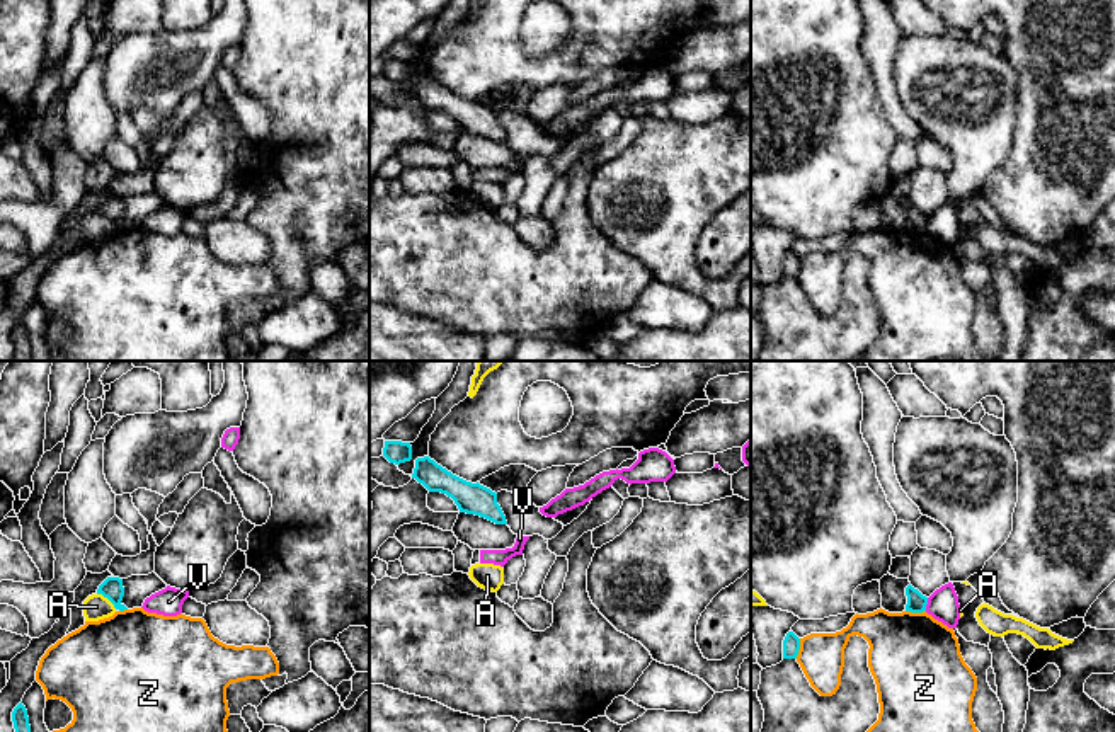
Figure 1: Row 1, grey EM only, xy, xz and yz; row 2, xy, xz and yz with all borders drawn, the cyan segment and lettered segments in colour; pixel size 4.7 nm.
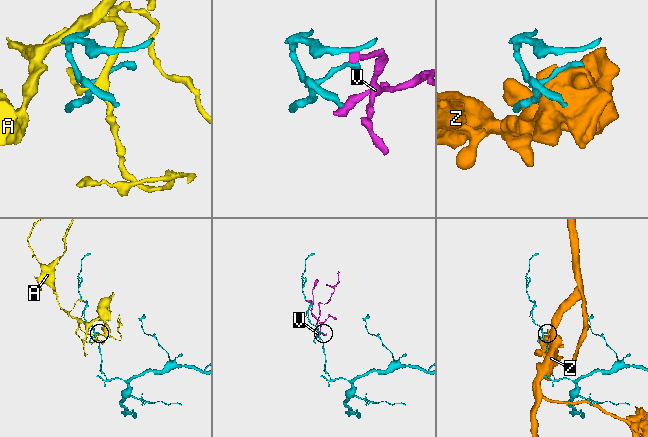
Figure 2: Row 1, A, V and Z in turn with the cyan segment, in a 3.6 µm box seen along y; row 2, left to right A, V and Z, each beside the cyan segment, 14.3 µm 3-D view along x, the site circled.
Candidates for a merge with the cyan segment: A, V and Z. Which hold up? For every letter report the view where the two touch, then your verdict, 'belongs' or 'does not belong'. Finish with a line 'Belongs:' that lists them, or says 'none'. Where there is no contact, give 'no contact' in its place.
A: meets cyan in xy; does not belong
V: meets cyan in yz; does not belong
Z: meets cyan in yz; does not belong
Belongs: none

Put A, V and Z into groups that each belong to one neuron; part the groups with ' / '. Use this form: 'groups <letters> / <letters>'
groups A / V / Z

